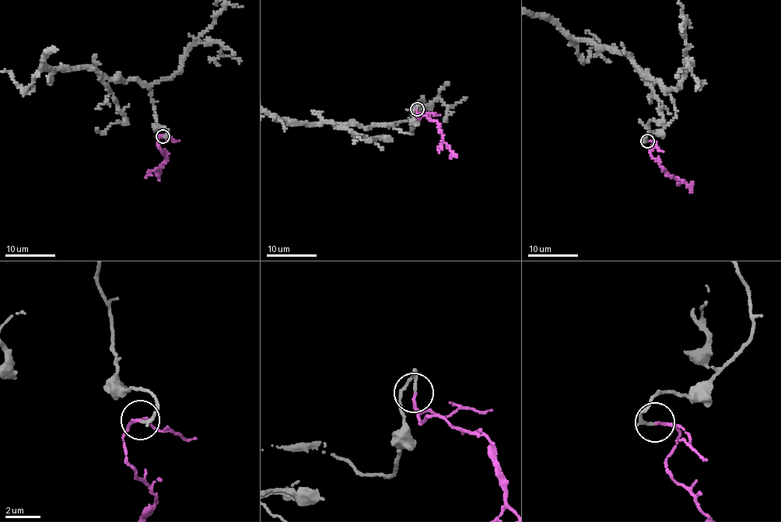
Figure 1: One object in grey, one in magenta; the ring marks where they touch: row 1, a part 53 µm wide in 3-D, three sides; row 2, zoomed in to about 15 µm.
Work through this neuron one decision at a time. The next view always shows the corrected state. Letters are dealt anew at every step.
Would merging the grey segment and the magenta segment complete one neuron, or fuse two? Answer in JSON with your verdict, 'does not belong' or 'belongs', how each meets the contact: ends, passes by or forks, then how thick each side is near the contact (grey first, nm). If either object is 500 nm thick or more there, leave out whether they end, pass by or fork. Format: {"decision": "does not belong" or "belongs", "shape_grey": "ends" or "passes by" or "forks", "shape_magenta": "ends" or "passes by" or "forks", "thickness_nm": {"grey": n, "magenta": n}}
{"decision": "belongs", "shape_grey": "ends", "shape_magenta": "ends", "thickness_nm": {"grey": 150, "magenta": 160}}

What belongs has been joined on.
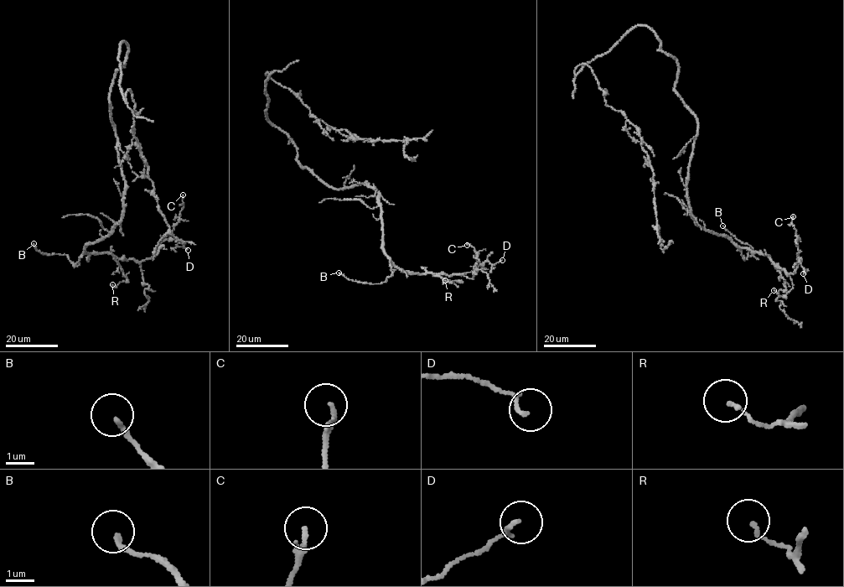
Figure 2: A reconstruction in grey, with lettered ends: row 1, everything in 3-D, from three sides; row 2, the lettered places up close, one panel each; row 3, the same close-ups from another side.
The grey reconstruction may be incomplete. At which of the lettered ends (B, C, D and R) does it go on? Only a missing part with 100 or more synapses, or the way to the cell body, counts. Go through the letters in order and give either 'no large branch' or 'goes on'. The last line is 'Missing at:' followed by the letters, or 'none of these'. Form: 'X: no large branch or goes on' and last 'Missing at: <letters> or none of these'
B: no large branch
C: no large branch
D: no large branch
R: no large branch
Missing at: none of these

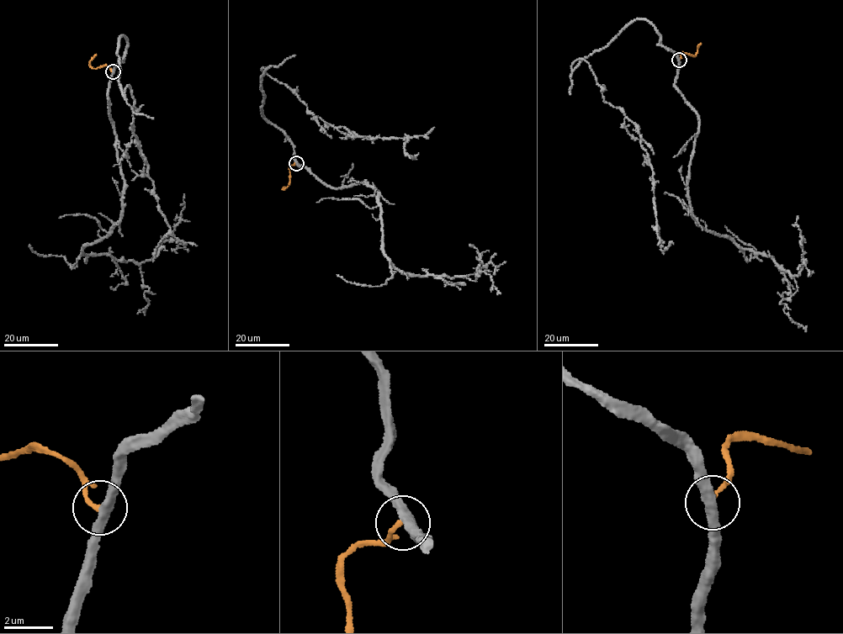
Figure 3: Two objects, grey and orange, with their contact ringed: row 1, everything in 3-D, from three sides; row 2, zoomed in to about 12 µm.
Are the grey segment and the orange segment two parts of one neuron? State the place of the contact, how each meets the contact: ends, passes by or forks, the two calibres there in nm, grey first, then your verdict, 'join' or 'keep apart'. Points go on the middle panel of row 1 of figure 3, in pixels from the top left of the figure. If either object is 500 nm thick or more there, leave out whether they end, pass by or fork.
place (296, 163); grey passes by; orange ends; calibres 400 and 190 nm; join

